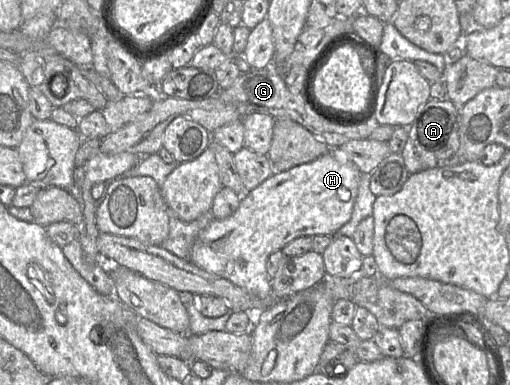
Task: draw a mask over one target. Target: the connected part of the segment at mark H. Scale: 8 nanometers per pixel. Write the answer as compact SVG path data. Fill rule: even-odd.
M331 148L330 153L300 164L288 171L272 174L256 188L241 197L237 210L225 219L213 219L194 241L189 261L202 270L229 280L259 298L271 293L266 261L270 254L281 251L292 240L303 236L334 236L352 214L361 171L348 160L344 151Z

